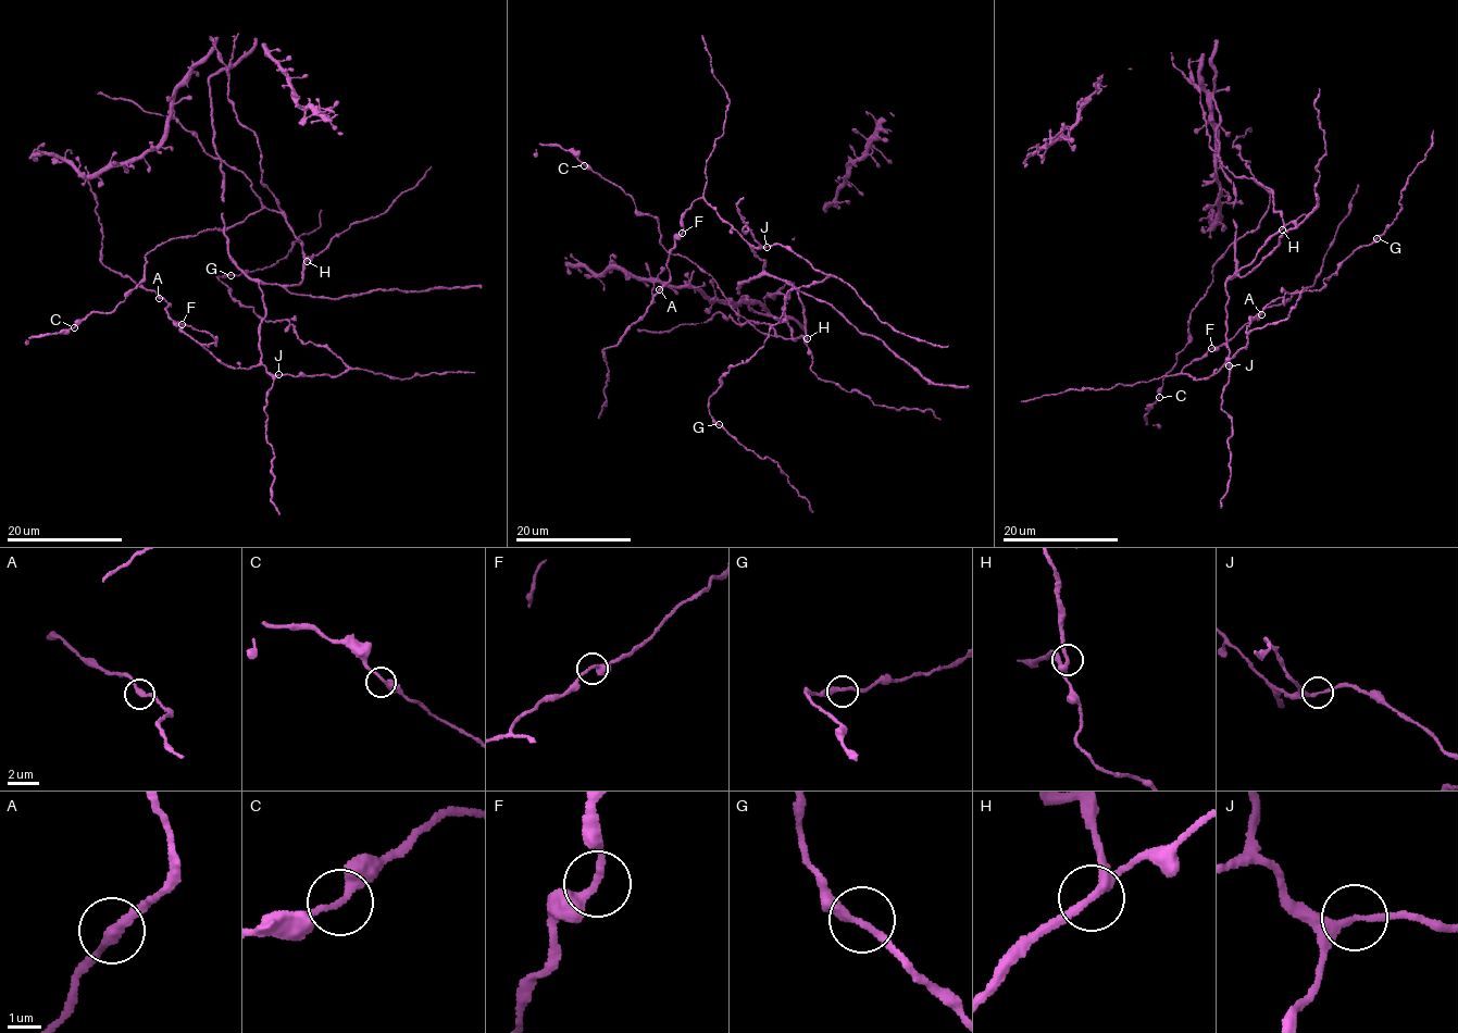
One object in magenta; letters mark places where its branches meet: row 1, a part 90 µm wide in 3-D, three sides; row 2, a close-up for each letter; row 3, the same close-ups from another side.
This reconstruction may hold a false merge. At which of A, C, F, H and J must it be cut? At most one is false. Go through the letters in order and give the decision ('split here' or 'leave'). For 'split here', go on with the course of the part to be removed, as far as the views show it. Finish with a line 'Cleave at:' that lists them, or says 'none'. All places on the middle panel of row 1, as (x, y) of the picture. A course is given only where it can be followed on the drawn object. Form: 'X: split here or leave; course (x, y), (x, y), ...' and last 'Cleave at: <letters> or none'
A: leave
C: leave
F: leave
H: leave
J: leave
Cleave at: none

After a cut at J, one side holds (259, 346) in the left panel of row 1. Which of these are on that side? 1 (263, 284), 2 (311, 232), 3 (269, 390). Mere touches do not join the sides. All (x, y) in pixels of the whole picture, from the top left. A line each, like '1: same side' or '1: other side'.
1: same side
2: other side
3: same side

